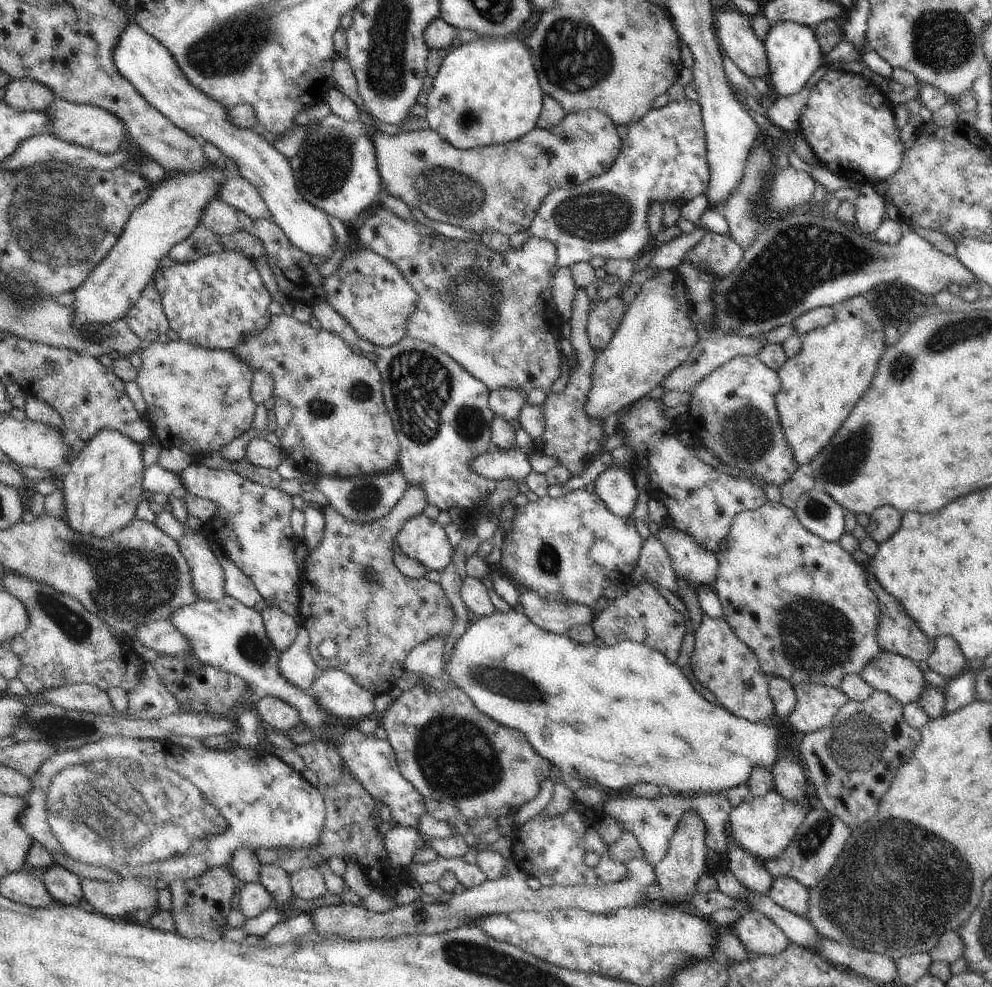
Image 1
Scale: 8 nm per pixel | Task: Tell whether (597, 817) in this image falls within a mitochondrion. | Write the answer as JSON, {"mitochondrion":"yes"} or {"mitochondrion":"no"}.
{"mitochondrion":"no"}

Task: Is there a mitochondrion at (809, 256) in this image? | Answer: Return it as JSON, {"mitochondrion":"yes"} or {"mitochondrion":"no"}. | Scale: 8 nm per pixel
{"mitochondrion":"yes"}

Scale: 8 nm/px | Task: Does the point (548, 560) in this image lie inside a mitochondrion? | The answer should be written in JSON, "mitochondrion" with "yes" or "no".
{"mitochondrion":"yes"}

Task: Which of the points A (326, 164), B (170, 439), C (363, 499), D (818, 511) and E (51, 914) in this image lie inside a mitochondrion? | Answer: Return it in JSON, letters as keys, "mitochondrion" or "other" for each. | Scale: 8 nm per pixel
{"A":"mitochondrion","B":"other","C":"mitochondrion","D":"mitochondrion","E":"other"}

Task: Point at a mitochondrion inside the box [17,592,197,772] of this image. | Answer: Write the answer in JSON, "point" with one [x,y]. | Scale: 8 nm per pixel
{"point":[55,727]}

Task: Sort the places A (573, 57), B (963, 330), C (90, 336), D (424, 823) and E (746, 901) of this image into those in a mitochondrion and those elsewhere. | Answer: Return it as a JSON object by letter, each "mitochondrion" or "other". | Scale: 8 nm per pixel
{"A":"mitochondrion","B":"mitochondrion","C":"mitochondrion","D":"other","E":"other"}

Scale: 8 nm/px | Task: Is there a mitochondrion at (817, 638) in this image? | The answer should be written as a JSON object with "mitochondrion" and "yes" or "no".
{"mitochondrion":"yes"}

